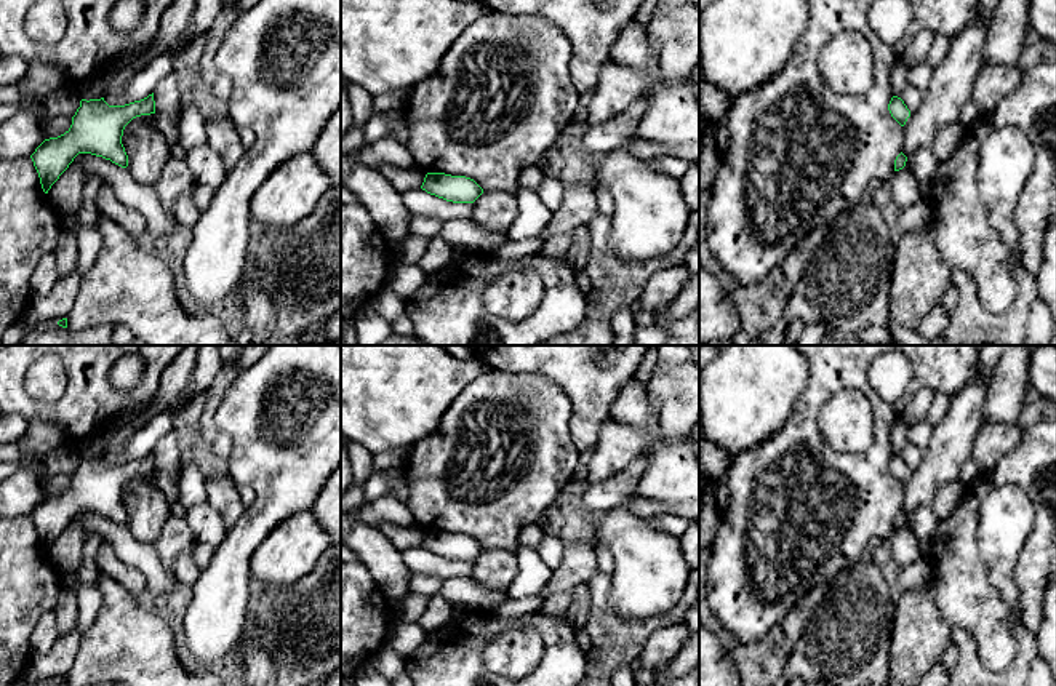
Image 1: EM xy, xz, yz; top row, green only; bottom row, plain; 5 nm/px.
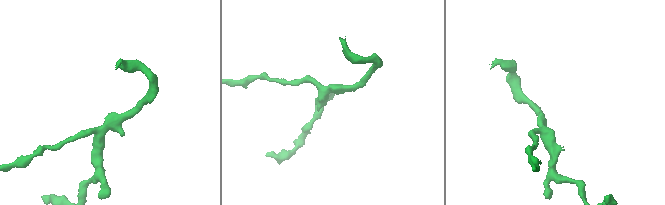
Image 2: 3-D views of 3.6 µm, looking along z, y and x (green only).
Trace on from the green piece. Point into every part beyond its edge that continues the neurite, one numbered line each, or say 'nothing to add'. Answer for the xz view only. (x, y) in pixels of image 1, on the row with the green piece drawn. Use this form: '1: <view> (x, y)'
nothing to add

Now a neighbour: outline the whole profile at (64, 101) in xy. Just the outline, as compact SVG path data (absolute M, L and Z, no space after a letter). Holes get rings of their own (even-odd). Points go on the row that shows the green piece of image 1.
M61 86L59 90L46 94L42 102L45 110L51 117L74 117L77 109L80 107L80 94L78 90L74 86Z

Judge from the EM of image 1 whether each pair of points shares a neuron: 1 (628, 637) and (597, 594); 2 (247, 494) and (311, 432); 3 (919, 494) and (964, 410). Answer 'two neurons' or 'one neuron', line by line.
1: one neuron
2: two neurons
3: one neuron

